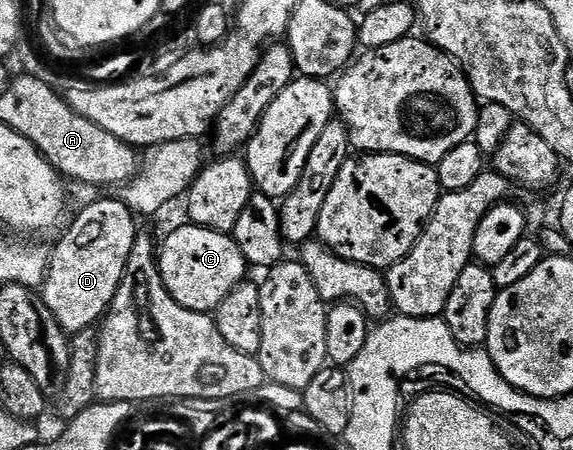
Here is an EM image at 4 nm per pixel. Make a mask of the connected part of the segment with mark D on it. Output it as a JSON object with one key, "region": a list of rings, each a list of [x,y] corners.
{"region":[[[107,197],[104,201],[96,199],[84,204],[82,208],[83,210],[76,215],[75,222],[73,217],[66,226],[67,234],[56,243],[55,250],[50,250],[47,277],[41,286],[42,299],[49,311],[53,311],[53,319],[57,319],[57,323],[69,335],[85,331],[91,326],[98,326],[102,322],[117,295],[119,284],[123,282],[125,267],[129,263],[129,255],[133,251],[133,243],[137,236],[137,217],[131,212],[130,204],[126,200],[114,201],[113,198]]]}

